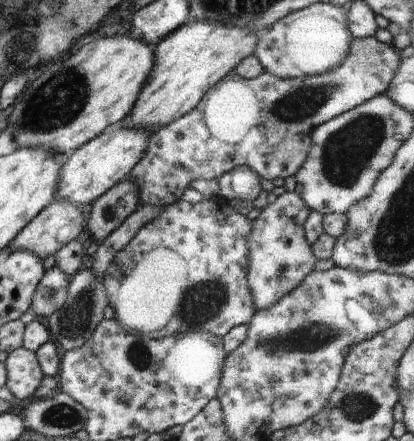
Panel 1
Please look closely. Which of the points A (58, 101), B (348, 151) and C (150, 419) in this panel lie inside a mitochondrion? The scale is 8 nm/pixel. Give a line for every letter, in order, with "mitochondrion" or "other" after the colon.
A: mitochondrion
B: mitochondrion
C: other

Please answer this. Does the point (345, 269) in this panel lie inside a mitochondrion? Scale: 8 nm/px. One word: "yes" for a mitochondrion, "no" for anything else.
no

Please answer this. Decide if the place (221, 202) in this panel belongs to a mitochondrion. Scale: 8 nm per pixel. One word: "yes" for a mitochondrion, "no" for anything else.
no

